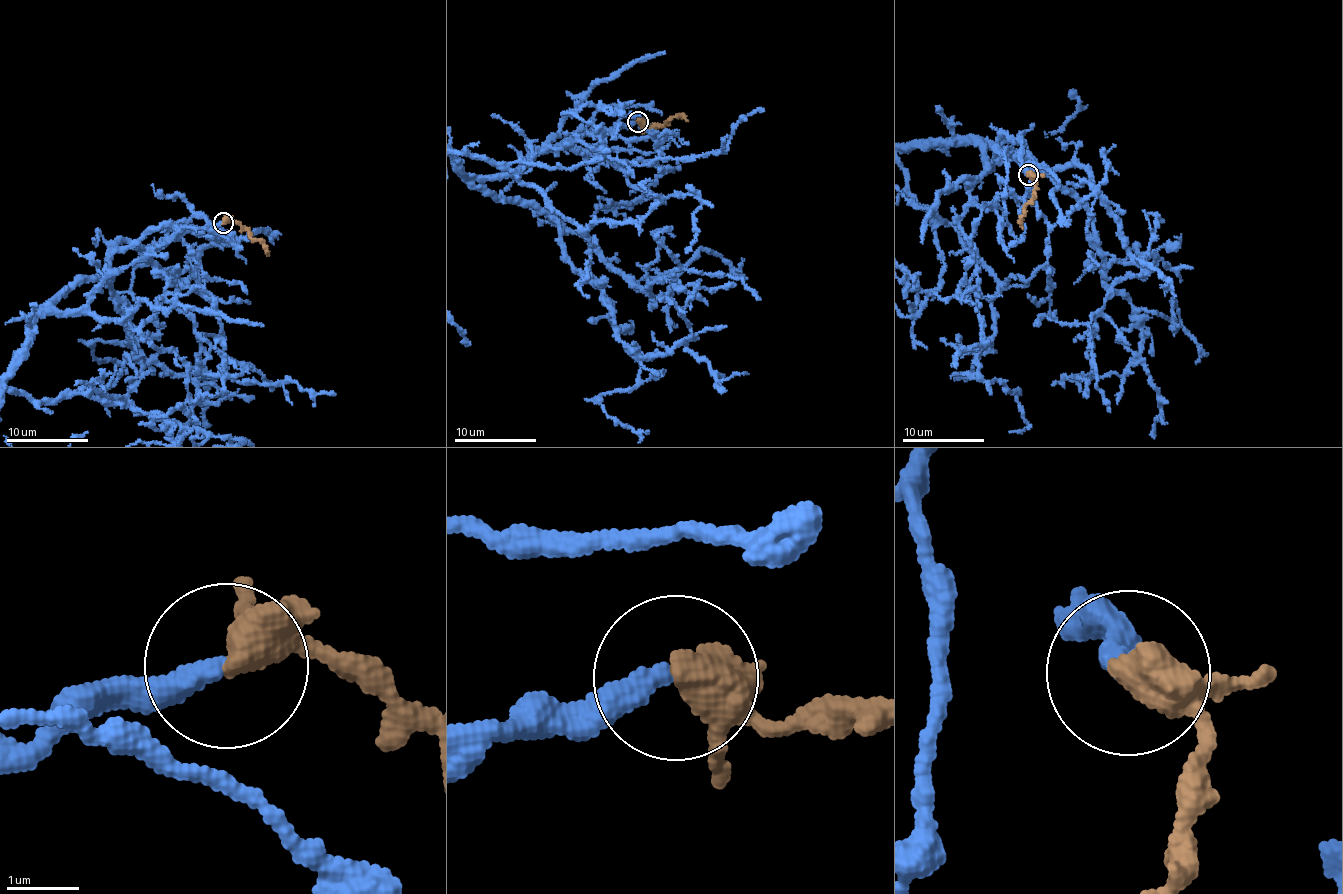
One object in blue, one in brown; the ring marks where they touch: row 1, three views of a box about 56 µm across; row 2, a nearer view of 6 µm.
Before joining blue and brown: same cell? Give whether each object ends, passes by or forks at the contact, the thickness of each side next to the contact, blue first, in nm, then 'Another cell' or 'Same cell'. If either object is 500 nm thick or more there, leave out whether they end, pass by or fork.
At the ring blue ends. At the ring brown passes by. Thickness 300 nm (blue) against 400 nm. Same cell

